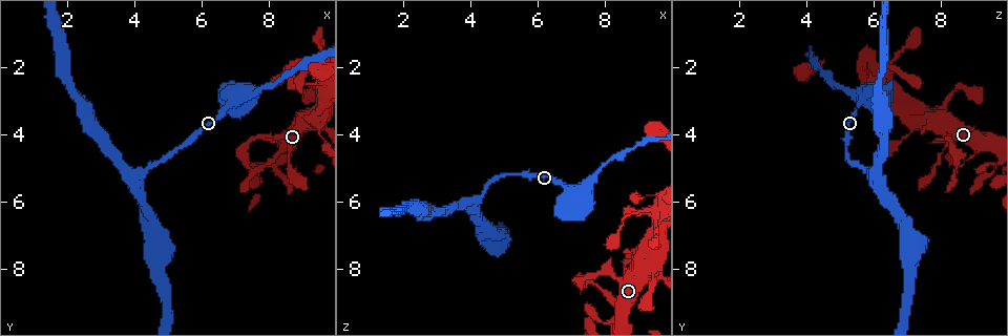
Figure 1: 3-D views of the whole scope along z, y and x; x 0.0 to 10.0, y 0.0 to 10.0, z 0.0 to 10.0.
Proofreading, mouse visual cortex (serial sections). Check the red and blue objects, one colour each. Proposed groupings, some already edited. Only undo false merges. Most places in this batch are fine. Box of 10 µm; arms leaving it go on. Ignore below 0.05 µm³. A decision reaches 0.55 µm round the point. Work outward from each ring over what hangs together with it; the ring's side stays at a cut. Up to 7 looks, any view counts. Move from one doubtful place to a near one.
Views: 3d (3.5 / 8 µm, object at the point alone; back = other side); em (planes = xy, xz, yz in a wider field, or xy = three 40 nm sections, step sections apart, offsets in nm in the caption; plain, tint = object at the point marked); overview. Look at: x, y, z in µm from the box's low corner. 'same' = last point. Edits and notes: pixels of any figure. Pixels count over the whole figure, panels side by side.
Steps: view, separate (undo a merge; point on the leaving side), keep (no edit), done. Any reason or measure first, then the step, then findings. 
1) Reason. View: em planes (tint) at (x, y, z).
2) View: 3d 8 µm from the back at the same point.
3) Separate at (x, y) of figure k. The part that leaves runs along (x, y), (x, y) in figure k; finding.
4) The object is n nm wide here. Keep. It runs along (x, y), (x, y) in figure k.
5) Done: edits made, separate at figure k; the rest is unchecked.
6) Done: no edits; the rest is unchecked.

Sharp bend. View: 3d 3.5 µm at (7.75, 4.15, 8.15).

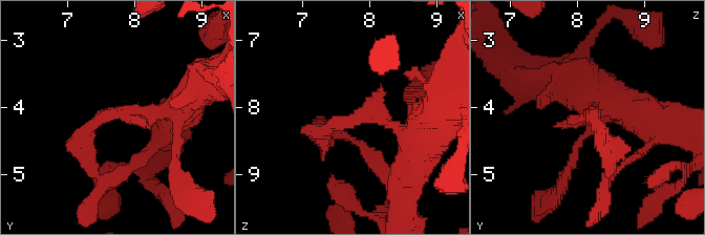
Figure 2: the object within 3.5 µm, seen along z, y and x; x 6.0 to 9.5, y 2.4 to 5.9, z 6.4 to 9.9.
View: em planes (tint) at (7.75, 4.10, 8.15).

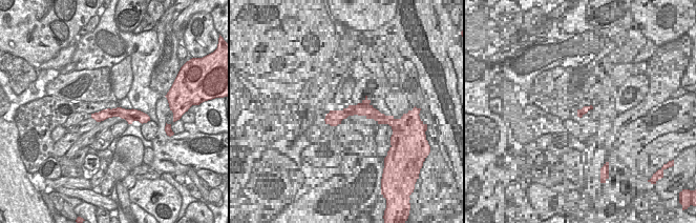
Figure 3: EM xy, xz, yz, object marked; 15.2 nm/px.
View: em xy step 1 (tint) at the same point.

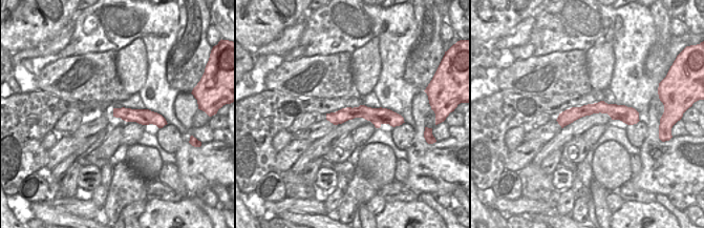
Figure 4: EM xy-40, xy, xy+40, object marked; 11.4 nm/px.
The object is 170 nm wide here. Keep. It runs along (185, 104), (98, 118), (88, 159) in figure 2; one cell here.

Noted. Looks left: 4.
Thick turns thin. View: em xy step 3 (tint) at (7.80, 2.65, 5.20).

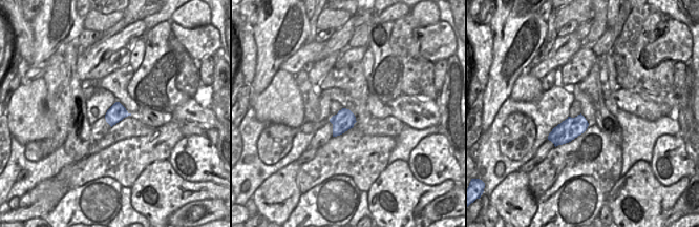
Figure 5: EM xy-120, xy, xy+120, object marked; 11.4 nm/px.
See where the arms go. View: 3d 3.5 µm at the same point.

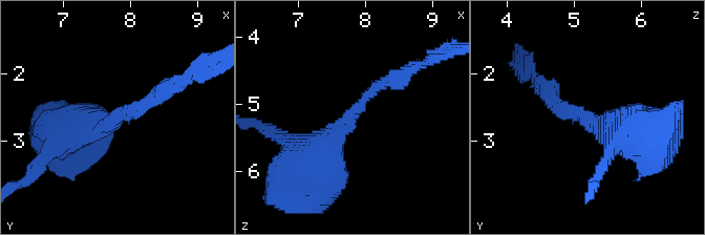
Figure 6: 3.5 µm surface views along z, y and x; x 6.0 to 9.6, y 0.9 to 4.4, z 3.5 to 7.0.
The arms are 200, 500 nm wide. Keep. Continuous, no second cell.

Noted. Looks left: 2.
Arms part here. View: 3d 8 µm at (4.00, 5.20, 6.00).

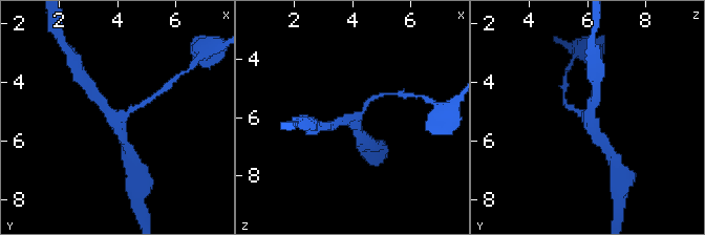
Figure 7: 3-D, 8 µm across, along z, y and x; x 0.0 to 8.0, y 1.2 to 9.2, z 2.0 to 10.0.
3 arms meet here; the arms are 200, 300, 350 nm wide. View: em xy step 2 (tint) at the same point.

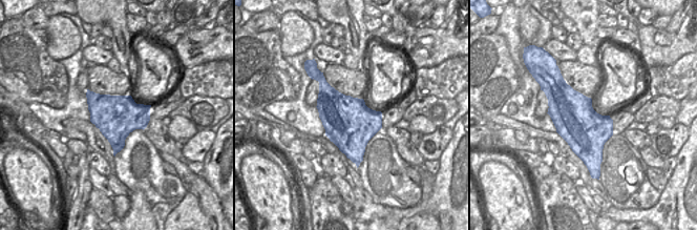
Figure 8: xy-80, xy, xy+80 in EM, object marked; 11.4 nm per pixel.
Keep. It runs along (570, 107), (588, 119), (604, 144) in figure 7; one cell here.

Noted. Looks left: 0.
Done: no edits; the rest is unchecked.

